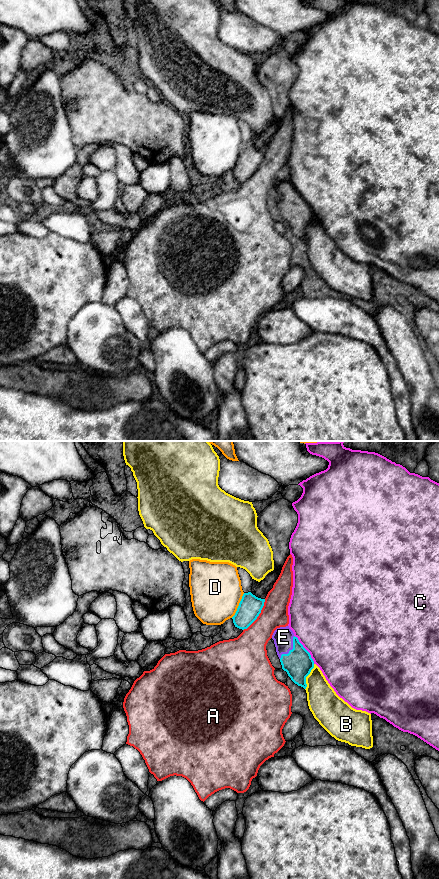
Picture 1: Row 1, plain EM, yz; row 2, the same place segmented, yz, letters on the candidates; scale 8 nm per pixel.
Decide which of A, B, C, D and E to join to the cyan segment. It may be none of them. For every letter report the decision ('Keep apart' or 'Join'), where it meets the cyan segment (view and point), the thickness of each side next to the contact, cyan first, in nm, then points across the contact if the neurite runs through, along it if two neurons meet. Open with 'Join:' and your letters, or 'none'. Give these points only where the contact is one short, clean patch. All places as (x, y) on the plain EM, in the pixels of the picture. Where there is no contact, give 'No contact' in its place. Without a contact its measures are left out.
Join: E
A: Keep apart. Touches cyan at yz (258, 167). Thickness 190 nm (cyan) against 240 nm
B: Keep apart. Touches cyan at yz (306, 228). Thickness 220 nm (cyan) against 240 nm
C: Keep apart. Touches cyan at yz (305, 201). Thickness 220 nm (cyan) against 500 nm
D: Keep apart. Touches cyan at yz (239, 157). Thickness 190 nm (cyan) against 420 nm
E: Join. Touches cyan at yz (292, 201). Thickness 220 nm (cyan) against 160 nm

